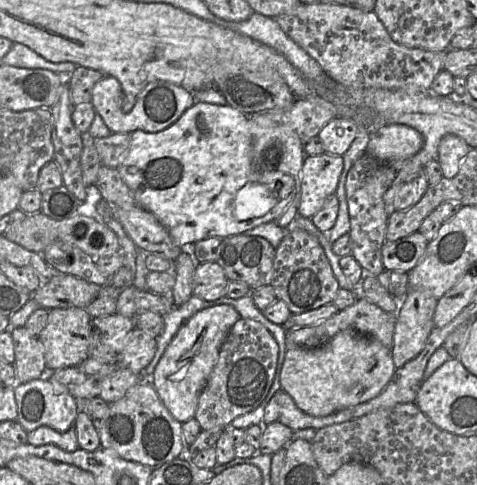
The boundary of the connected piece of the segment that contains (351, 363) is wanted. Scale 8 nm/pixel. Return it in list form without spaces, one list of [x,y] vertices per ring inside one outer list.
[[[346,329],[316,348],[288,349],[281,368],[280,384],[301,411],[321,417],[376,397],[395,370],[391,348],[368,335]]]

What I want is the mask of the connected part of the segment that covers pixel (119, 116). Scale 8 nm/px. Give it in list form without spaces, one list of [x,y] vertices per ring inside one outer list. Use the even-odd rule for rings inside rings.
[[[105,75],[92,89],[91,104],[112,133],[131,134],[137,130],[150,133],[162,131],[175,123],[196,102],[194,93],[166,81],[149,83],[137,95],[134,107],[127,113],[121,108],[121,98],[123,98],[121,84],[112,76]]]

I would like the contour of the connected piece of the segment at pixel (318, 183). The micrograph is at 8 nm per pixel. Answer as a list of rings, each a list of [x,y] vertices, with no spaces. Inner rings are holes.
[[[323,153],[316,156],[306,155],[301,170],[301,196],[298,215],[312,218],[324,205],[326,199],[333,195],[337,188],[344,165],[342,156]]]

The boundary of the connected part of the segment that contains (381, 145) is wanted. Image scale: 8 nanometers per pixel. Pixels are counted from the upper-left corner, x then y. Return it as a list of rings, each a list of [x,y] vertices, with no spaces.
[[[384,124],[372,131],[366,153],[382,163],[397,165],[417,154],[424,139],[416,129],[404,124]]]

